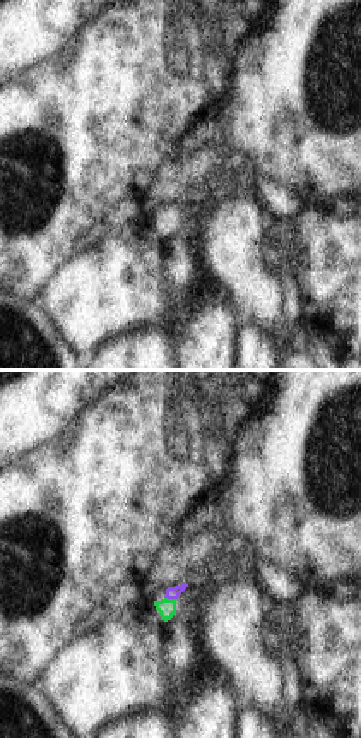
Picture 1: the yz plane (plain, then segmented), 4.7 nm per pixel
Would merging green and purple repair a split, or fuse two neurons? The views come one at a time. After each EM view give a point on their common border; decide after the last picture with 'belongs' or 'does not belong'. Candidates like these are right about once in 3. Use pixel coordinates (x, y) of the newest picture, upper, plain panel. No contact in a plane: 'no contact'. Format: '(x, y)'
(171, 216)

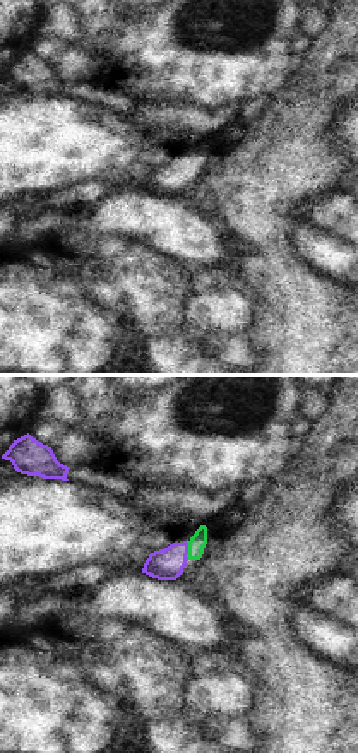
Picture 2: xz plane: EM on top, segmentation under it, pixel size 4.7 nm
(189, 168)

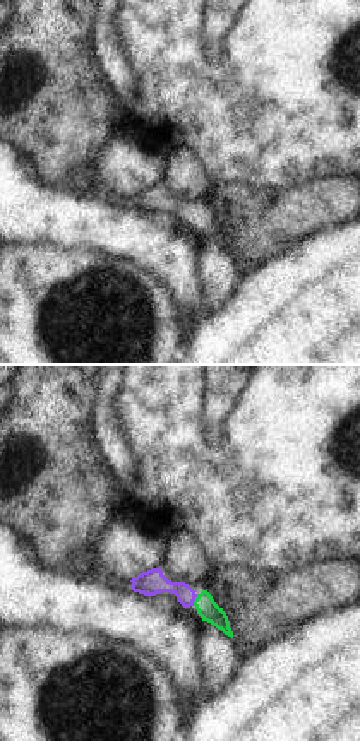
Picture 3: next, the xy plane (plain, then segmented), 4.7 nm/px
(196, 216)

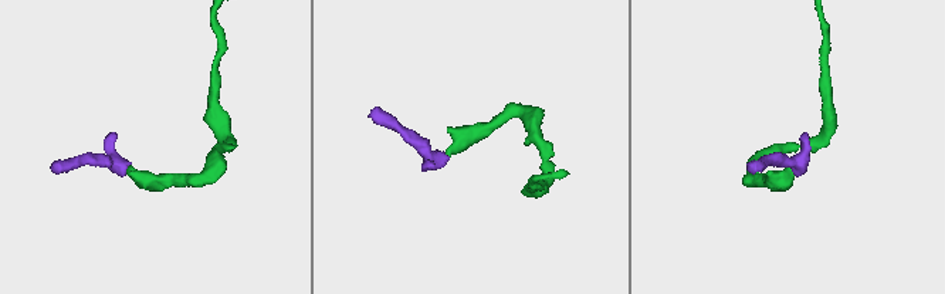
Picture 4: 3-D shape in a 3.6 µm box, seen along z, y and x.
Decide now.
belongs

